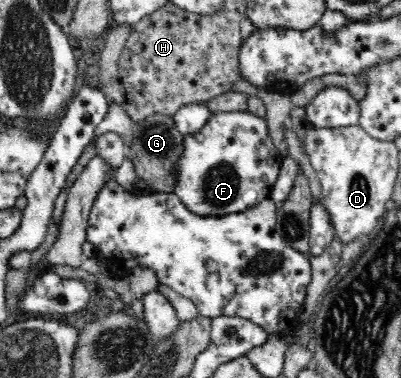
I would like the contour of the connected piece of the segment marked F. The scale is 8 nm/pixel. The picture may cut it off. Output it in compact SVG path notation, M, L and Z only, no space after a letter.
M219 111L213 113L199 131L184 137L182 154L175 167L177 172L175 189L171 192L179 197L191 214L220 217L247 211L248 208L261 203L263 199L271 197L282 158L269 135L266 118L247 111Z

